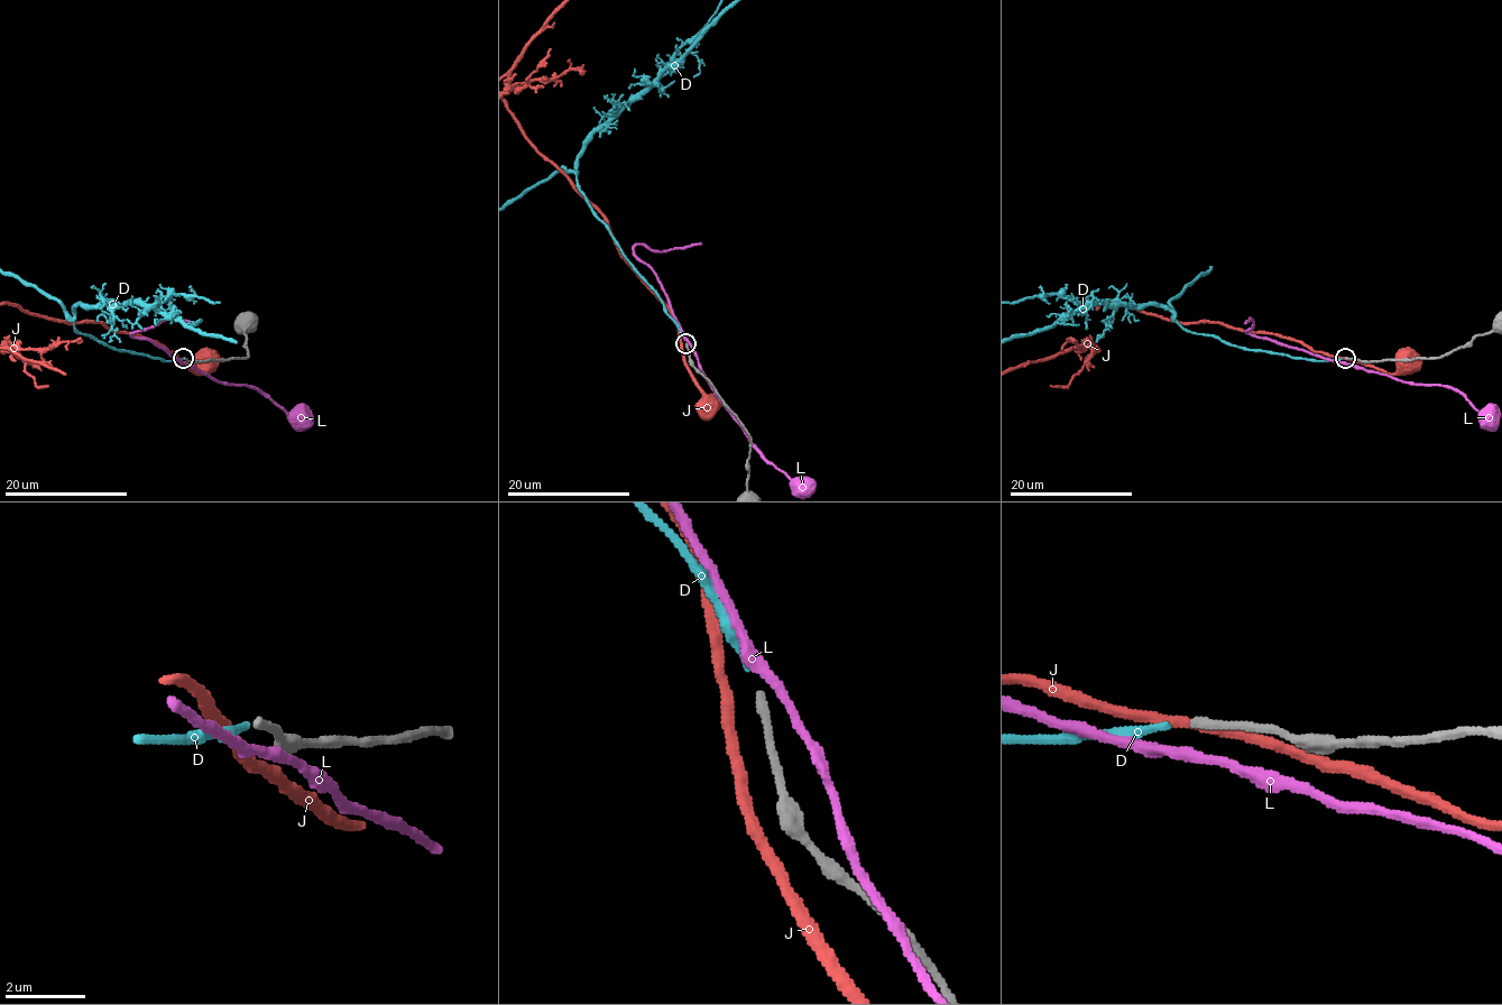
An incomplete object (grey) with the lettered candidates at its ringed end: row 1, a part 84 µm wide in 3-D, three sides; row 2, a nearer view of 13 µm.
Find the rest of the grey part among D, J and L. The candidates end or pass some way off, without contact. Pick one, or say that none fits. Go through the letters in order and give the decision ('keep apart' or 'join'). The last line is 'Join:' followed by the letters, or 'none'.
D: join
J: keep apart
L: keep apart
Join: D

